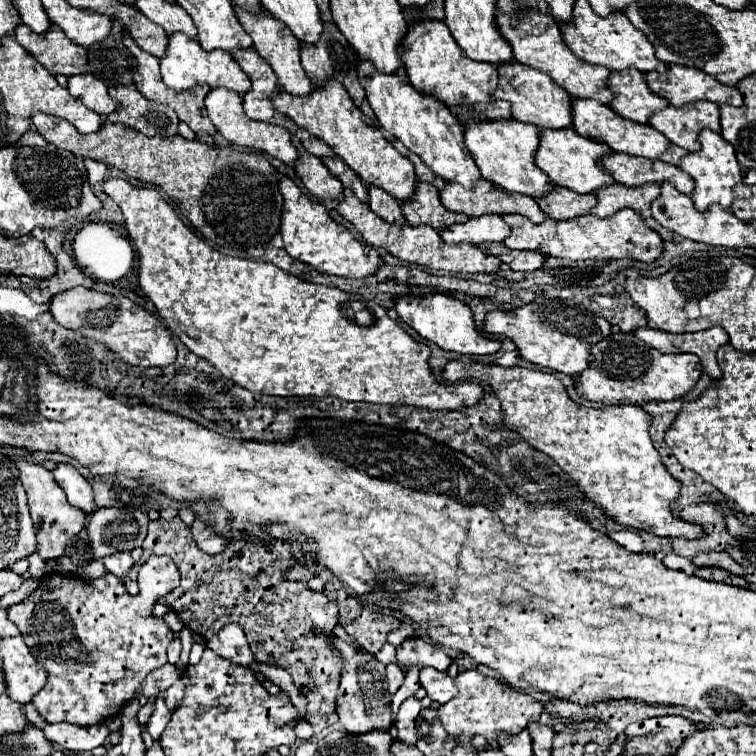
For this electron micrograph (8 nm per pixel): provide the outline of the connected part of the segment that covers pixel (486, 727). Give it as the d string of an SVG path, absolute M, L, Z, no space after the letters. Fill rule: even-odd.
M466 670L460 672L454 680L458 686L458 694L450 702L438 706L436 720L440 720L440 724L444 726L448 736L454 738L456 744L468 744L472 742L474 736L484 736L486 740L492 740L498 738L500 734L508 734L508 736L518 734L520 730L526 728L528 720L538 718L542 712L542 704L538 700L508 688L496 678L488 678L474 670Z

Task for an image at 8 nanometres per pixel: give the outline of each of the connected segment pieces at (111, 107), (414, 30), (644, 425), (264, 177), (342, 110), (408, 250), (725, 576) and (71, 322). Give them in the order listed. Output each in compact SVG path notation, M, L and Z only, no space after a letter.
M78 74L68 78L68 90L74 98L78 98L88 110L94 110L100 116L106 116L118 110L118 104L112 102L108 88L104 82L98 82L92 74Z
M422 20L410 26L406 32L406 46L402 48L402 60L408 72L410 84L418 92L434 96L436 100L446 104L450 110L466 108L470 114L474 114L478 120L484 120L484 122L512 118L510 102L496 100L492 96L500 78L496 66L466 58L444 22Z
M456 362L456 364L448 364L448 368L446 370L450 370L450 366L458 366L458 374L460 374L460 378L466 378L466 380L480 380L480 382L488 382L490 386L492 386L492 390L496 392L496 396L500 398L500 404L502 404L502 410L504 410L504 426L508 426L510 430L516 430L516 432L520 432L524 438L526 438L526 442L530 444L530 446L534 446L536 450L542 450L544 454L548 454L570 478L574 478L576 480L576 484L578 484L578 488L580 488L580 492L582 494L586 494L590 500L594 500L602 510L604 510L604 514L606 516L610 516L610 518L614 518L618 524L622 524L622 526L628 526L628 528L636 528L636 530L644 530L644 532L650 532L650 534L656 534L656 536L674 536L674 538L688 538L688 540L692 540L692 538L704 538L704 532L702 532L702 526L698 526L698 524L694 524L694 522L684 522L682 518L678 518L678 516L674 516L674 512L672 512L672 504L674 504L674 500L680 496L680 482L666 470L666 466L660 462L660 454L658 454L658 450L654 448L654 444L652 444L652 440L650 440L650 434L648 434L648 430L650 430L650 422L652 422L652 418L650 418L650 414L646 412L646 410L642 410L640 406L634 406L634 404L616 404L616 406L598 406L598 408L586 408L586 406L580 406L580 404L576 404L574 400L570 400L570 396L568 396L568 392L566 392L566 388L564 388L564 384L554 376L554 374L550 374L550 372L540 372L540 370L528 370L528 368L520 368L520 366L514 366L514 368L504 368L504 366L496 366L496 364L480 364L480 362L474 362L474 364L470 364L468 368L462 364L462 362Z
M42 112L32 116L32 124L46 142L60 150L72 152L84 160L90 158L104 162L124 172L128 178L162 188L196 232L226 256L264 260L270 240L280 230L284 204L278 190L280 174L258 152L210 146L200 140L184 140L178 134L170 138L148 138L132 128L110 122L104 122L98 132L88 136L74 130L70 122Z
M326 82L326 86L314 88L314 92L306 98L280 92L274 98L274 108L286 114L302 130L326 142L334 154L340 156L362 178L366 186L378 186L398 202L406 202L414 196L418 184L414 164L382 136L382 132L360 112L360 108L354 106L340 82Z
M346 192L344 198L340 200L338 204L338 212L344 220L352 222L354 228L362 234L362 238L374 246L374 248L384 248L386 252L390 252L392 256L404 260L404 262L410 262L410 264L418 264L422 268L426 268L428 272L444 272L444 274L452 274L452 272L458 272L458 274L478 274L478 272L484 272L484 274L496 274L498 268L500 268L500 260L496 256L486 256L480 248L476 246L450 246L446 242L442 242L442 238L438 236L438 232L430 226L390 226L388 222L382 222L382 218L378 218L370 208L368 204L364 202L358 202L354 198L354 194Z
M696 568L694 572L698 578L704 580L714 580L714 582L724 582L724 584L734 584L734 586L748 586L748 582L742 576L734 576L722 568Z
M80 286L56 294L50 300L48 312L60 326L84 334L86 338L92 338L96 342L102 342L110 352L120 356L122 362L128 362L132 366L168 366L176 360L176 346L172 334L154 314L136 306L130 298L108 296Z

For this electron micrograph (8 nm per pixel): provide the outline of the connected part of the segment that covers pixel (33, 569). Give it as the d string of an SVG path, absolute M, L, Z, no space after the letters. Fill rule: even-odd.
M33 553L26 558L29 562L28 572L33 578L39 579L45 575L46 564L45 560L42 560L38 554Z

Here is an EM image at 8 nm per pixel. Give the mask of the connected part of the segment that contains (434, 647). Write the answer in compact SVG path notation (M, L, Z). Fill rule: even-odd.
M406 638L396 648L396 660L402 672L408 672L410 668L424 668L424 666L446 670L452 664L450 656L438 644L432 644L422 638Z

